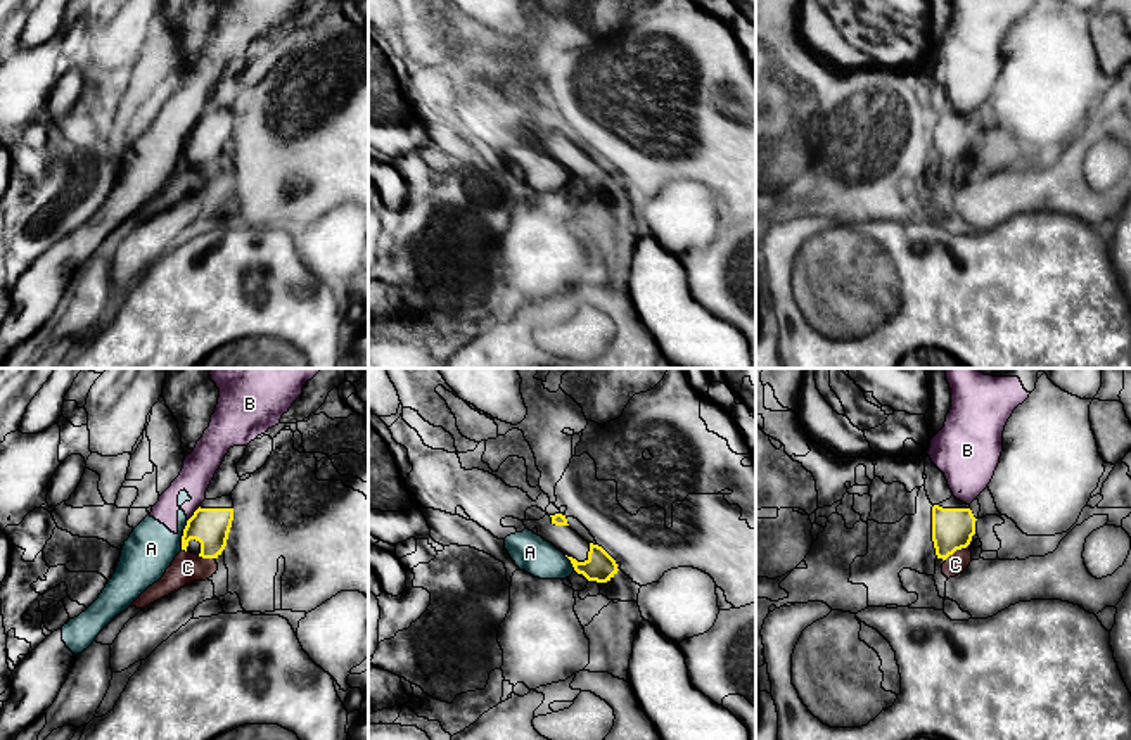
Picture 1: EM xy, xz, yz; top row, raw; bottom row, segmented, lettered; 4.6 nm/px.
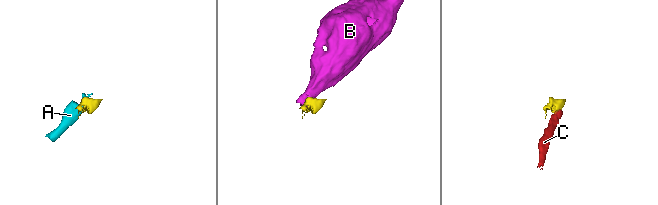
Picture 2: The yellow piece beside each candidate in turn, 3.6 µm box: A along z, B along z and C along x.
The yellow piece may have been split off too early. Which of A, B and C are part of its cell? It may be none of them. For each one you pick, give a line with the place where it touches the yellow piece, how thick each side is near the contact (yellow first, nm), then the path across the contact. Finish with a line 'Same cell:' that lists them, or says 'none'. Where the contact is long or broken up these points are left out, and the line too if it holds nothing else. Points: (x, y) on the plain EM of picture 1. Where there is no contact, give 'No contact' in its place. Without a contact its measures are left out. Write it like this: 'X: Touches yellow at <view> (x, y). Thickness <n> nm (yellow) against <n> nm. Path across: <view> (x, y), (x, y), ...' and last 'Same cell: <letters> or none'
Same cell: none

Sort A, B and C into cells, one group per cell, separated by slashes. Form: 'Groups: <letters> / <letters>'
Groups: A B / C

